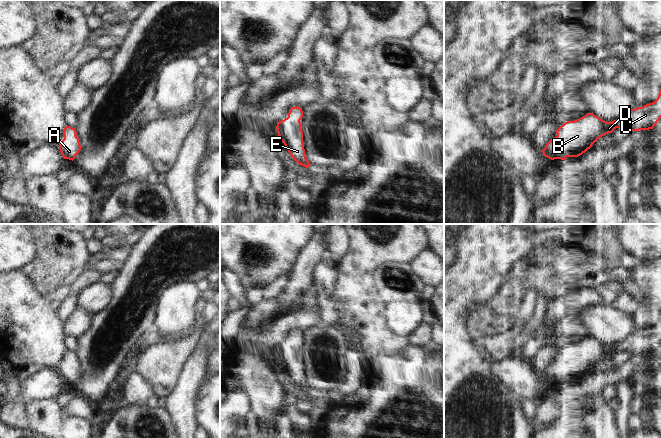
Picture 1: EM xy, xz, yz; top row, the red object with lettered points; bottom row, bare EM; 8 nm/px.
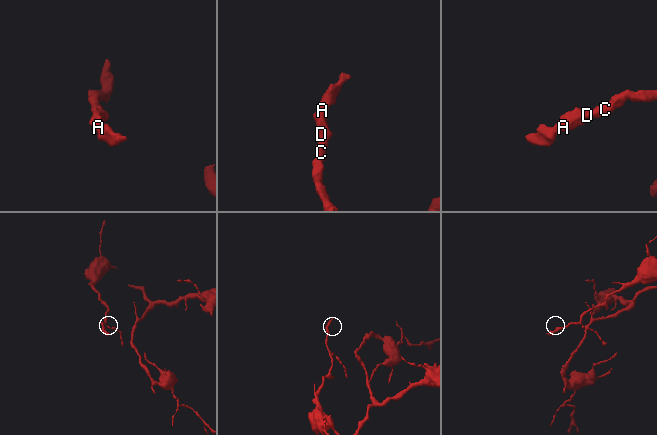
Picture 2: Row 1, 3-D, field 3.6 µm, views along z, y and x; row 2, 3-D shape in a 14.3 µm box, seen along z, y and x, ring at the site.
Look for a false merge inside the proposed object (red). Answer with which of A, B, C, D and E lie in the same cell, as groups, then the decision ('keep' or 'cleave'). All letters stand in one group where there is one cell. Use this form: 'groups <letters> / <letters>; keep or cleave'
groups A B C D E; keep

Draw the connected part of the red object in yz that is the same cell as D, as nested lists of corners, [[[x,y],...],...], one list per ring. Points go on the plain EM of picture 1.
[[[661,314],[654,326],[646,328],[643,331],[631,333],[622,342],[612,346],[606,346],[590,336],[577,344],[565,346],[557,353],[557,360],[551,363],[541,376],[545,381],[551,384],[565,384],[567,381],[578,381],[590,373],[600,361],[612,357],[616,352],[631,355],[649,354],[654,352],[660,342]]]

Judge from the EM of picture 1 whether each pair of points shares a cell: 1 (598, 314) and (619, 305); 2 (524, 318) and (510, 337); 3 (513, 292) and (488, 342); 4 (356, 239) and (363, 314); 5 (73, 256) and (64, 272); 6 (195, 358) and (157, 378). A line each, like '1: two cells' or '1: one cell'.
1: two cells
2: two cells
3: two cells
4: one cell
5: one cell
6: two cells

